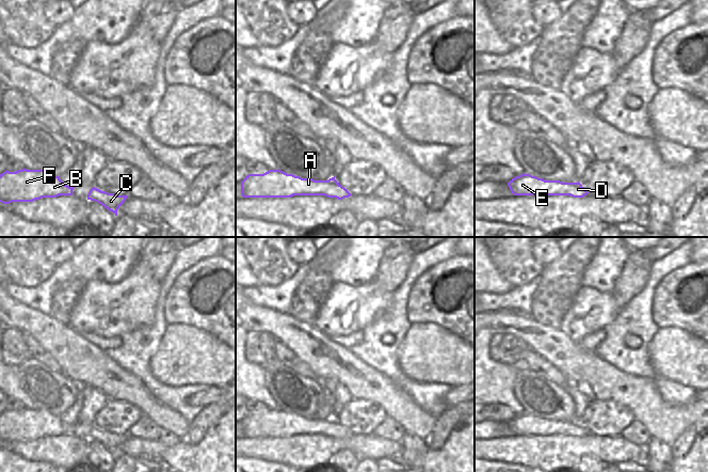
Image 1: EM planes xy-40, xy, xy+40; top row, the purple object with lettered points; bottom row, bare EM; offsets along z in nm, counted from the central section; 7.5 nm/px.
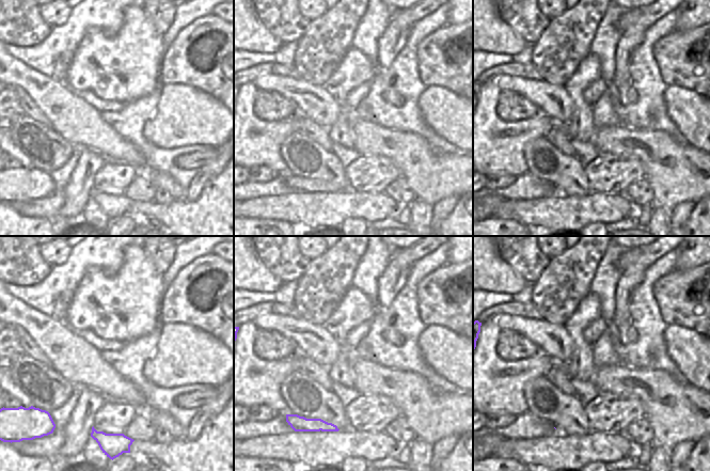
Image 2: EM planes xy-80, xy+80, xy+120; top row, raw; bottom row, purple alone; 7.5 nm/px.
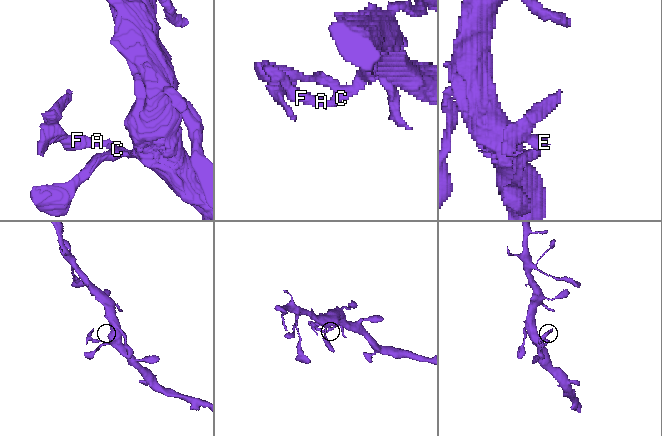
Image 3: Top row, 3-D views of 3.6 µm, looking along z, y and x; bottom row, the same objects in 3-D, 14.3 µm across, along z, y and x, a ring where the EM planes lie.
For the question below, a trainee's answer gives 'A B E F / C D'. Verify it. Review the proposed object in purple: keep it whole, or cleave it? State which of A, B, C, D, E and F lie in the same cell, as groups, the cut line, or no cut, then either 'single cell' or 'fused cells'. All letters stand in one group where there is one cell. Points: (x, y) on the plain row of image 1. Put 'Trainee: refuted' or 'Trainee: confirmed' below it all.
A B E F / C D | xy (328, 419), (330, 426), (321, 434) | fused cells
Trainee: confirmed

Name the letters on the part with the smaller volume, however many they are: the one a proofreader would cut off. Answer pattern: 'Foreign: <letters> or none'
Foreign: A, B, E, F

